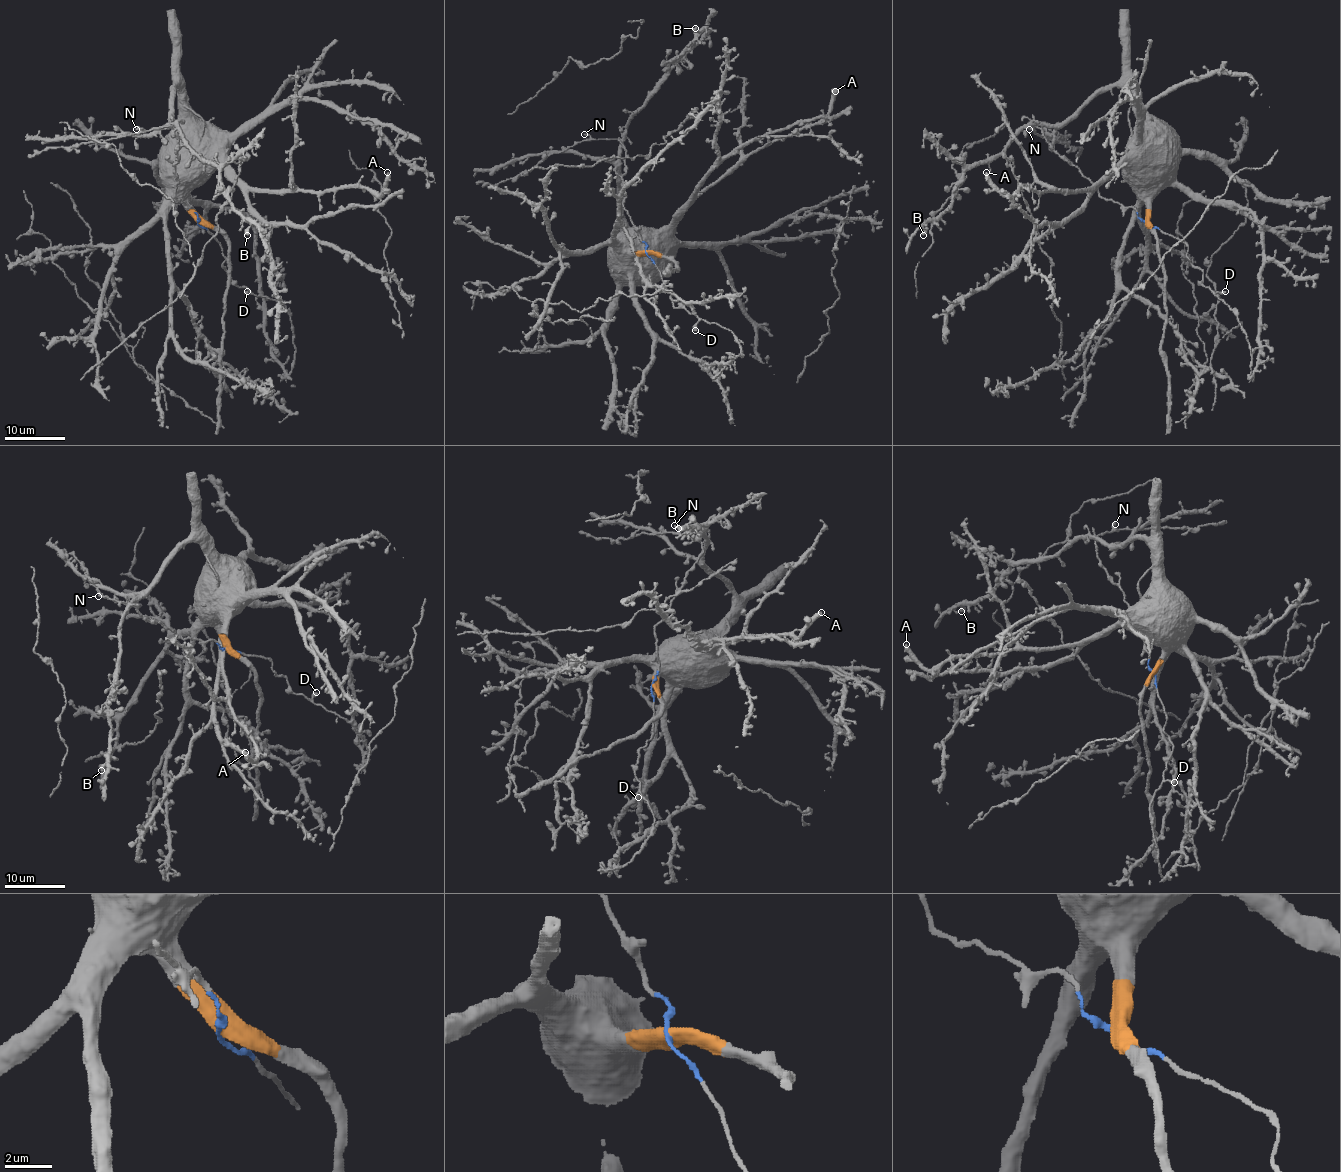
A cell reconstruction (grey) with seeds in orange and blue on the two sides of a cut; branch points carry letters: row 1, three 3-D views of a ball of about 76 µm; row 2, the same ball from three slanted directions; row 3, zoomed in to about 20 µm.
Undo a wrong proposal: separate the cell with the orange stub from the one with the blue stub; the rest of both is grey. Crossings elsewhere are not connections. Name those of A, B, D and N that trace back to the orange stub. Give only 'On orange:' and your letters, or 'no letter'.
On orange: A, B

